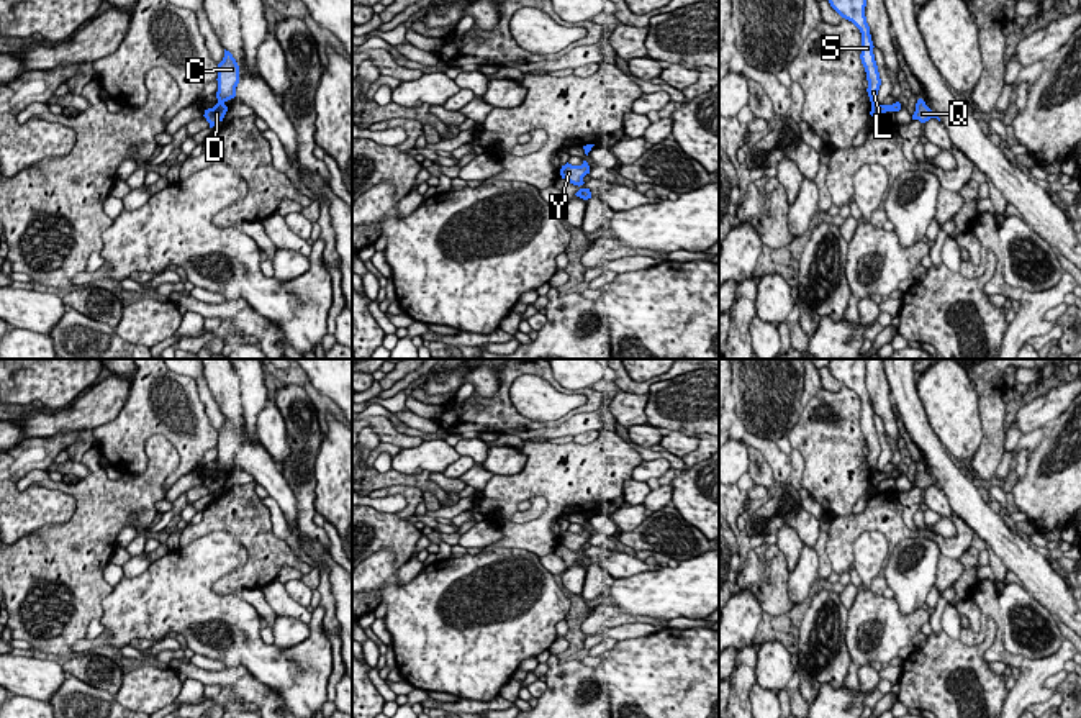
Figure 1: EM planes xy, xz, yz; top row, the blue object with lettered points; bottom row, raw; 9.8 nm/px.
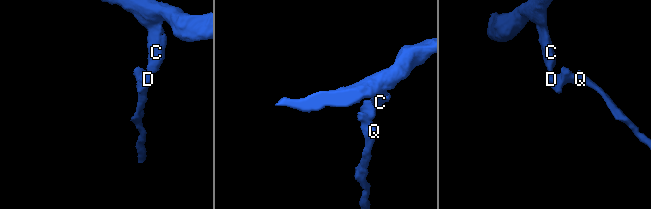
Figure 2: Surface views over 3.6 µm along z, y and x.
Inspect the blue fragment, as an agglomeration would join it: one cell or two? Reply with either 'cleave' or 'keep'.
cleave

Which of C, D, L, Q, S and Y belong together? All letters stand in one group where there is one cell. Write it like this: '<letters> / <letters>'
C L S / D Q Y

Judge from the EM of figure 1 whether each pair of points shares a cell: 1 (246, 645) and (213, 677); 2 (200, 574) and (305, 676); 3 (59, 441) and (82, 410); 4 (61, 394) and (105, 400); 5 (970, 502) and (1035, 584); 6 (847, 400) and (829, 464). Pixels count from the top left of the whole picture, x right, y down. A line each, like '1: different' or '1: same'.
1: different
2: same
3: different
4: different
5: same
6: same

